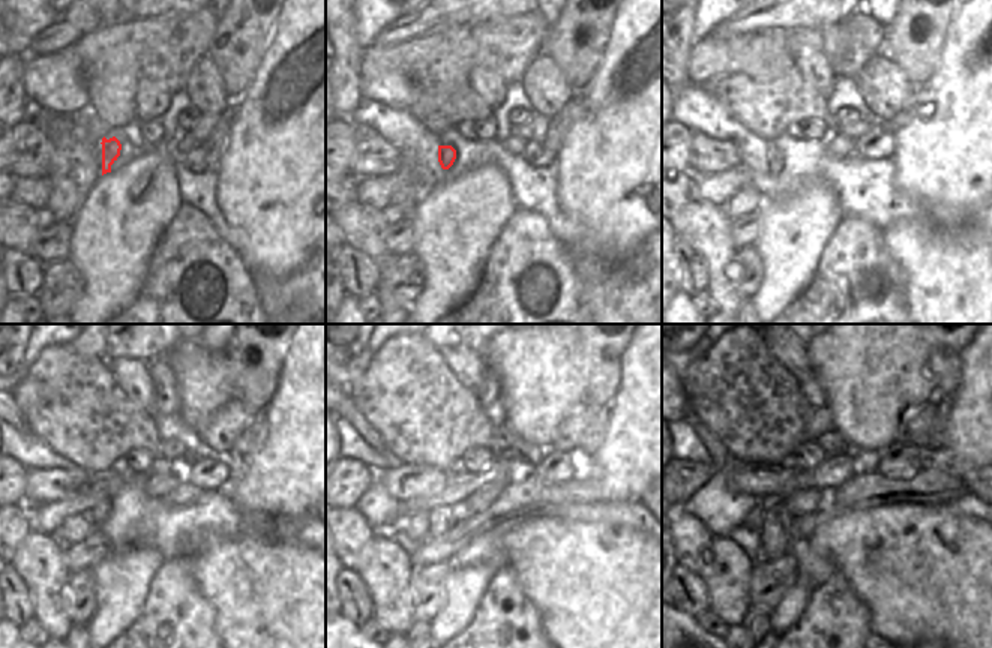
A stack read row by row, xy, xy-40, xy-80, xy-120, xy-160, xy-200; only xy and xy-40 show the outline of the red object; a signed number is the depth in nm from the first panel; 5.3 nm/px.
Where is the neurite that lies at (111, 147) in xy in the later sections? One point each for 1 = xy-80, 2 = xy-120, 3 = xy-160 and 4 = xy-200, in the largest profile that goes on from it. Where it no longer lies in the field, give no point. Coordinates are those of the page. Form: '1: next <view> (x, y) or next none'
1: next xy-80 (776, 161)
2: next xy-120 (98, 515)
3: next xy-160 (441, 521)
4: next xy-200 (776, 534)

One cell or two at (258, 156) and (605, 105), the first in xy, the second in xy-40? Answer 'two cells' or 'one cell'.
one cell

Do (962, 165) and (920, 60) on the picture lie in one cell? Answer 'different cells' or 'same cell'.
different cells

